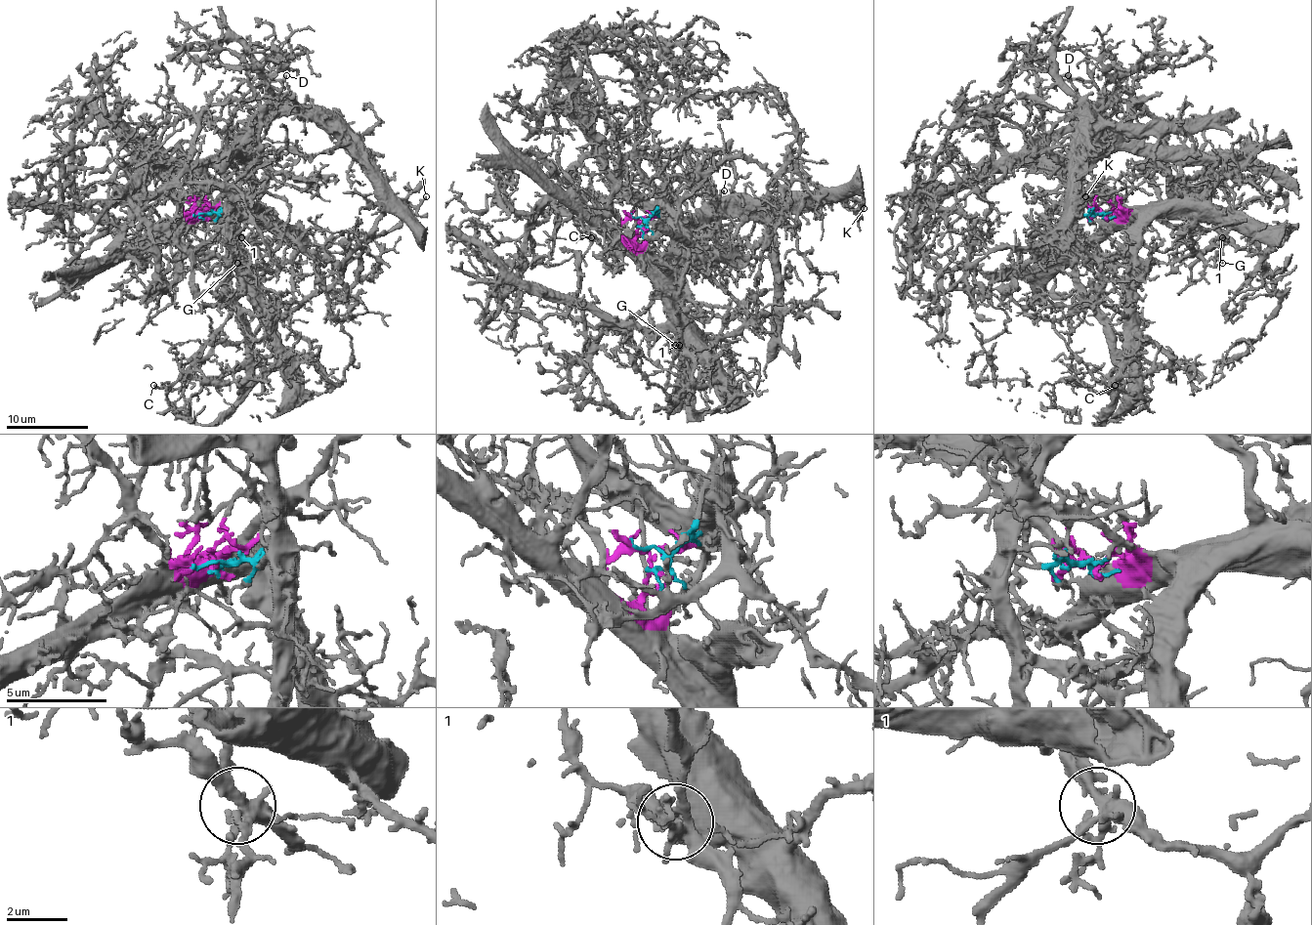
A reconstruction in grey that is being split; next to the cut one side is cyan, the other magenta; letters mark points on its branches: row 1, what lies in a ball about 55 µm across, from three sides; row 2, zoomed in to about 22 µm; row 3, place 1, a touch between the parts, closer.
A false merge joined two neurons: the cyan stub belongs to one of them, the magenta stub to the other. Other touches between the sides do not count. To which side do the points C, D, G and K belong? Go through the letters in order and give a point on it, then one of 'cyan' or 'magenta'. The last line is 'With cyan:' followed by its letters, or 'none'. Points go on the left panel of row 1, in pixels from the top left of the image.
C: at (153, 385); magenta
D: at (286, 75); cyan
G: at (237, 263); magenta
K: at (426, 196); cyan
With cyan: D, K

